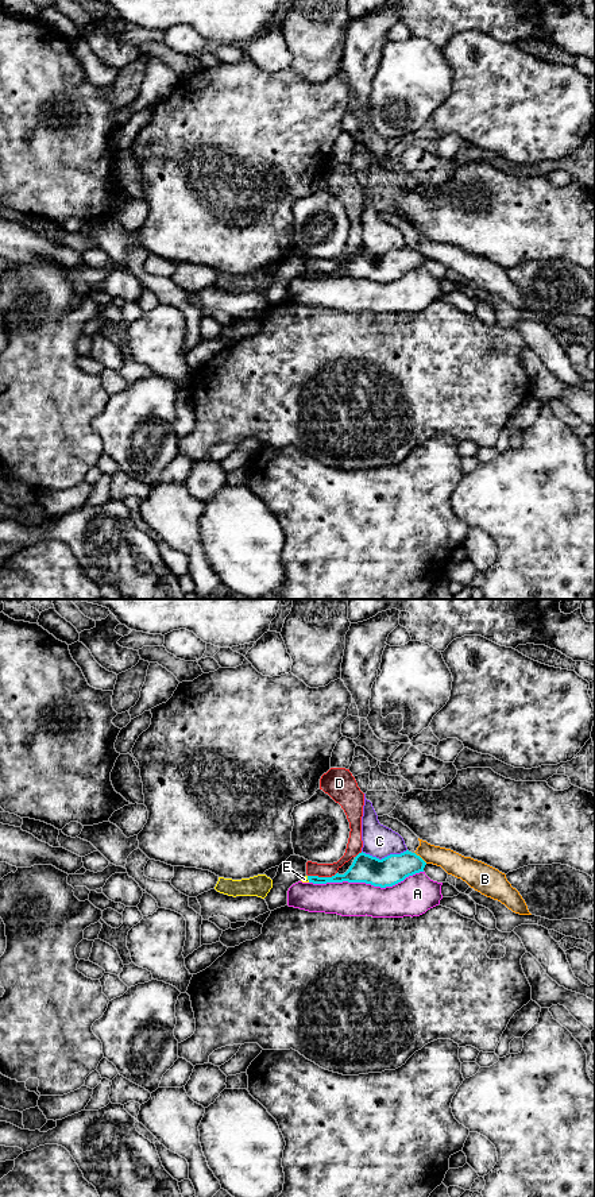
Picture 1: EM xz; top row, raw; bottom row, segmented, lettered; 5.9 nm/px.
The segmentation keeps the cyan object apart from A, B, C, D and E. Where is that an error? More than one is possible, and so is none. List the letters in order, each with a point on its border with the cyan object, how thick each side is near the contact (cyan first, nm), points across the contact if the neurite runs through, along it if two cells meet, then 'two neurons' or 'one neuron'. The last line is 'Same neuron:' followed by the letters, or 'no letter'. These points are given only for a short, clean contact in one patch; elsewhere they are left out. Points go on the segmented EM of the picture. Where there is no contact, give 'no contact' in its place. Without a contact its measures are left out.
A: xz (366, 883) | 170/200 nm | two neurons
B: xz (420, 857) | 170/140 nm | along xz (414, 852), (427, 863) | two neurons
C: xz (385, 857) | 170/190 nm | two neurons
D: xz (321, 877) | 140/80 nm | two neurons
E: xz (308, 879) | 70/30 nm | along xz (306, 876), (309, 881) | two neurons
Same neuron: no letter

